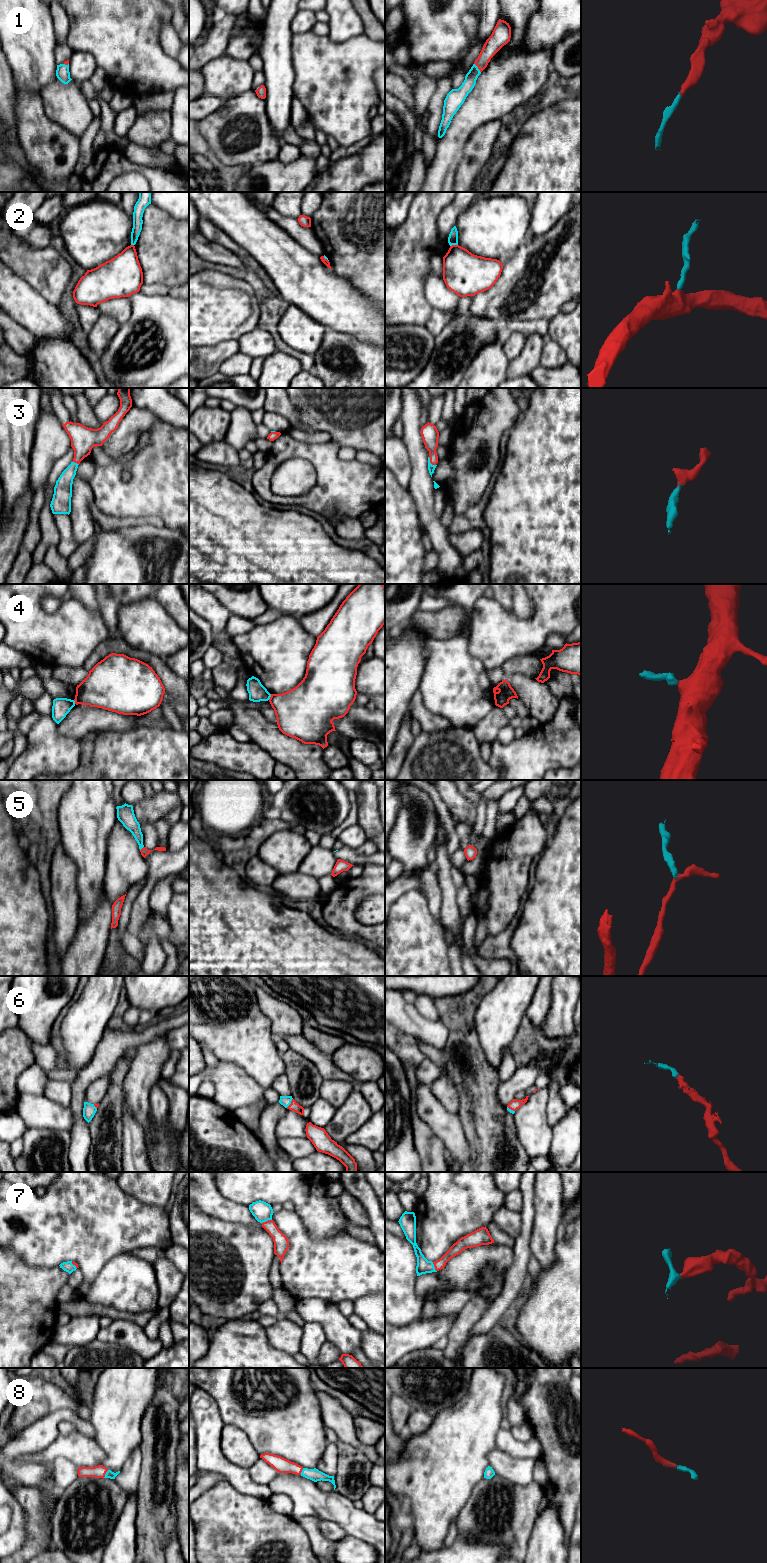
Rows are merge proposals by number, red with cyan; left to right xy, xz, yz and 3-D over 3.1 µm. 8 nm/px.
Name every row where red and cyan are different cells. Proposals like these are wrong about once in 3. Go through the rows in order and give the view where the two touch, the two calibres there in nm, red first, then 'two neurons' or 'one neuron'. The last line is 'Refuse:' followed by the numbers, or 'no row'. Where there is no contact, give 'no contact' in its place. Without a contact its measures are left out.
1: contact in yz; calibres 140 and 100 nm; one neuron
2: contact in yz; calibres 340 and 80 nm; two neurons
3: contact in yz; calibres 140 and 60 nm; one neuron
4: contact in xz; calibres 360 and 140 nm; two neurons
5: contact in xy; calibres 70 and 120 nm; two neurons
6: contact in xz; calibres 70 and 80 nm; one neuron
7: contact in xz; calibres 130 and 160 nm; one neuron
8: contact in xy; calibres 100 and 60 nm; one neuron
Refuse: 2, 4, 5

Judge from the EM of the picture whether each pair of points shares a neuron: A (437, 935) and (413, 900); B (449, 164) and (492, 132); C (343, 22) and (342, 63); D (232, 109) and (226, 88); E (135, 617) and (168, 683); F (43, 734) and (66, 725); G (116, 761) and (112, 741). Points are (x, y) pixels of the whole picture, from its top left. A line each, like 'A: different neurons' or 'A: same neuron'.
A: same neuron
B: different neurons
C: different neurons
D: different neurons
E: different neurons
F: different neurons
G: same neuron

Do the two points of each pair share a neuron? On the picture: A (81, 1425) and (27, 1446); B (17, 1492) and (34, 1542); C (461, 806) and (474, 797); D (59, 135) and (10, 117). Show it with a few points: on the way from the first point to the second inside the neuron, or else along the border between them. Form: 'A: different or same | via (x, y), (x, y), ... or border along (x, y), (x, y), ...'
A: same | via (68, 1416), (57, 1416), (40, 1433)
B: same | via (29, 1504), (33, 1508), (33, 1530)
C: different | border along (458, 790), (476, 806)
D: different | border along (15, 96), (16, 130), (20, 142)

